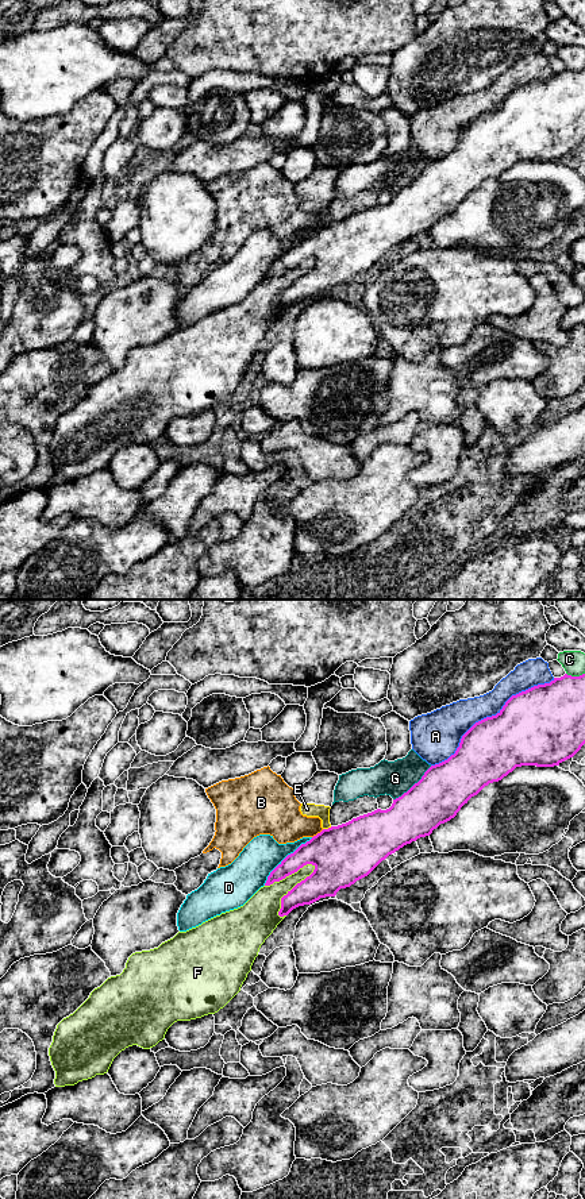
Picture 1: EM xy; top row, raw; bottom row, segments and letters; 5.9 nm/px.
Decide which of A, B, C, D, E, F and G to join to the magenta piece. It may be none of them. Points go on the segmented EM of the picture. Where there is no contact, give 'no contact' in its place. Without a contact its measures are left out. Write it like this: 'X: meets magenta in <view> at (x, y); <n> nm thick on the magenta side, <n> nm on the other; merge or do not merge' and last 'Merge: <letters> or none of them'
A: meets magenta in xy at (489, 717); 420 nm thick on the magenta side, 220 nm on the other; do not merge
B: meets magenta in xy at (318, 833); 360 nm thick on the magenta side, 240 nm on the other; do not merge
C: meets magenta in xy at (576, 677); 360 nm thick on the magenta side, 140 nm on the other; do not merge
D: meets magenta in xy at (285, 858); 220 nm thick on the magenta side, 220 nm on the other; do not merge
E: meets magenta in xy at (328, 828); 360 nm thick on the magenta side, 80 nm on the other; do not merge
F: meets magenta in xy at (292, 889); 200 nm thick on the magenta side, 220 nm on the other; do not merge
G: meets magenta in xy at (414, 785); 300 nm thick on the magenta side, 200 nm on the other; do not merge
Merge: none of them

